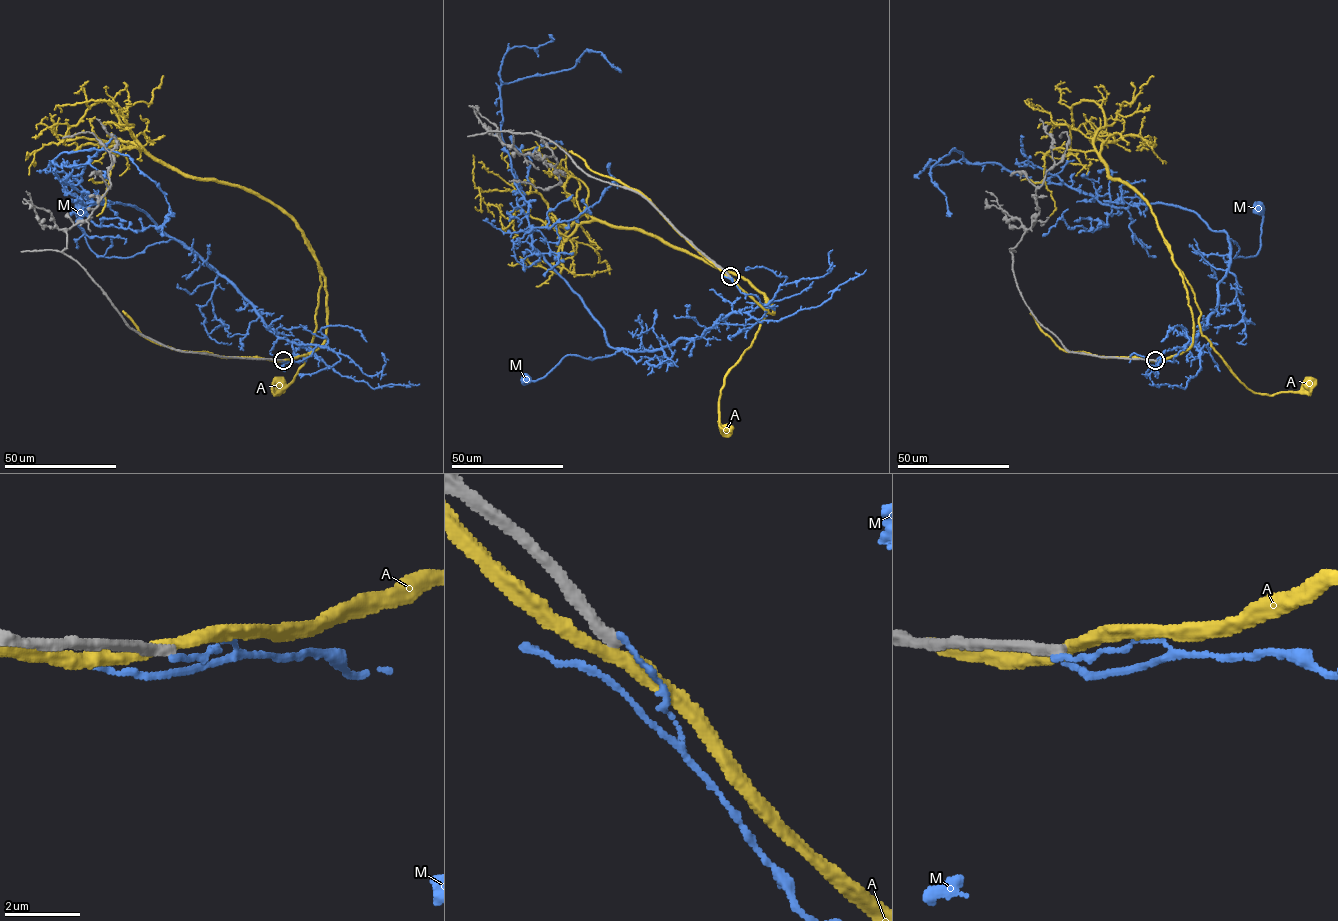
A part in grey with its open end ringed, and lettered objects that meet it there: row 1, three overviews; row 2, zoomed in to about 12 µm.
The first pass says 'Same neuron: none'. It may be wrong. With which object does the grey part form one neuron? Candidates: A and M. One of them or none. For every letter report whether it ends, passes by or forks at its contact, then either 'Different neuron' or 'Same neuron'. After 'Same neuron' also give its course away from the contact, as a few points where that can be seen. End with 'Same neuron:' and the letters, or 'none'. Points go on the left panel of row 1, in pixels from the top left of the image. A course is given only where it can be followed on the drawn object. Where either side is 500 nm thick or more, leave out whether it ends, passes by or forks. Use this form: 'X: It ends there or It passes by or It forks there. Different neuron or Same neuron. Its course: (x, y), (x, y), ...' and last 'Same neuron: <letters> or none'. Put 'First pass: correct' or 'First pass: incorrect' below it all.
A: It passes by. Different neuron
M: It ends there. Different neuron
Same neuron: none
First pass: correct

